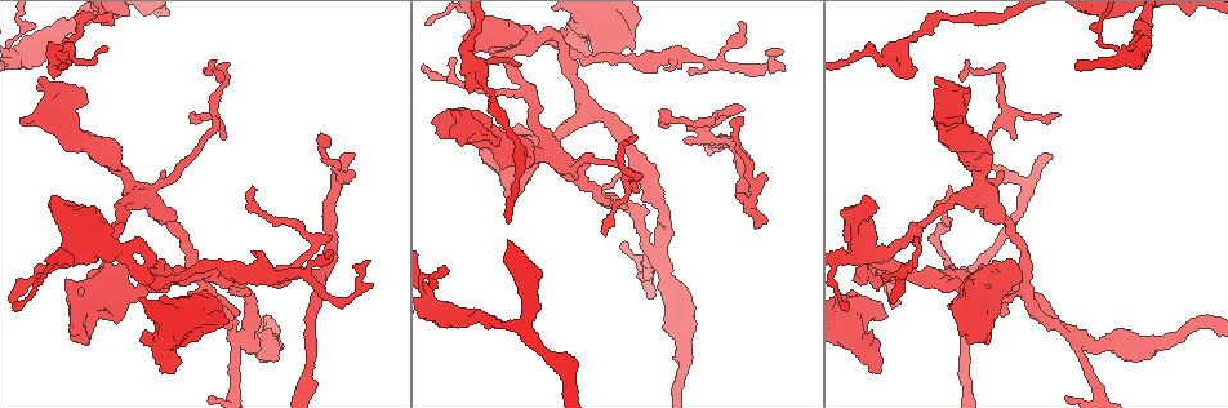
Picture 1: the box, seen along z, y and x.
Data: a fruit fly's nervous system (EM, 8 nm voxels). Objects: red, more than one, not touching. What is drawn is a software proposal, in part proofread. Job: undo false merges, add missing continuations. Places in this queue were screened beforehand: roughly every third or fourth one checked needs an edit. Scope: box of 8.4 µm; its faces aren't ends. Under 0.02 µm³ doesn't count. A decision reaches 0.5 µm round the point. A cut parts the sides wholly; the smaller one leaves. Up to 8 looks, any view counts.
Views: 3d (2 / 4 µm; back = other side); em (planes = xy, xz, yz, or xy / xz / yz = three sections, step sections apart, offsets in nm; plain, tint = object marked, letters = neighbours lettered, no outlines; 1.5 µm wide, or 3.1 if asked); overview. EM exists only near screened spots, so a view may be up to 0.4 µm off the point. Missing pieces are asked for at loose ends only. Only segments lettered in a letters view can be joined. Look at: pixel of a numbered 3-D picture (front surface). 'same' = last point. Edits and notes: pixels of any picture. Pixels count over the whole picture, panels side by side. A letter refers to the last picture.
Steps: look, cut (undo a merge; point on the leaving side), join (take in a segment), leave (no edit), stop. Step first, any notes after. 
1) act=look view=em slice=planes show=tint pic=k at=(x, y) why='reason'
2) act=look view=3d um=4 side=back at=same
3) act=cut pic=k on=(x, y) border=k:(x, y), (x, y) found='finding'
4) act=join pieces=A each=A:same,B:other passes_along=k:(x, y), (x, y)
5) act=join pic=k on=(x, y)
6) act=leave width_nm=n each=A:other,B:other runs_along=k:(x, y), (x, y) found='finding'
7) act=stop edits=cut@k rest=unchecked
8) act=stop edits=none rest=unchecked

act=look view=3d um=4 pic=1 at=(343, 154) why='free end'

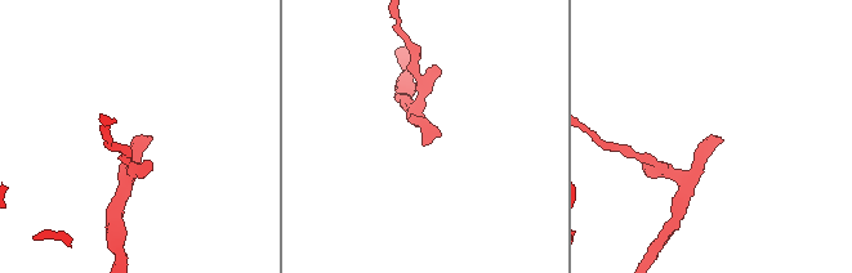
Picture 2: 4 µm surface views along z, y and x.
act=look view=em slice=xy step=8 show=letters pic=2 at=(722, 140) why='need the tissue'

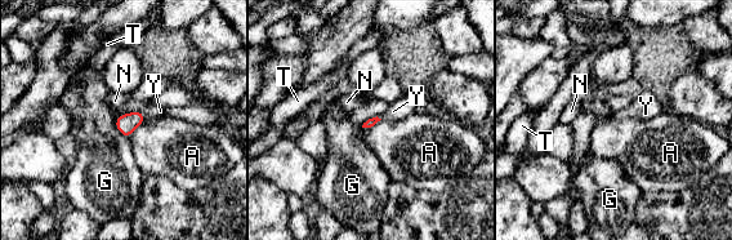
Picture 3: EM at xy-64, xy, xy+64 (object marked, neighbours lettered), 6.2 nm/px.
act=look view=em slice=planes show=letters at=same

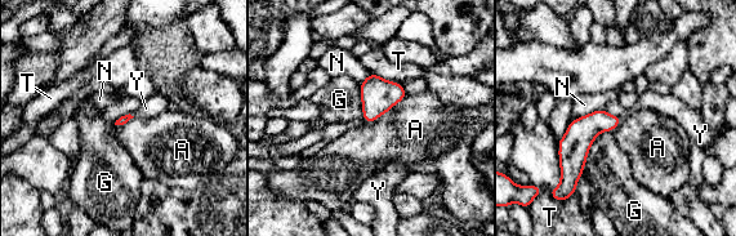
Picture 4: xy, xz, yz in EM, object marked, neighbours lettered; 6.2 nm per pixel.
act=join pieces=Y each=A:other,G:other,N:other,T:other,Y:same found='it goes on there'

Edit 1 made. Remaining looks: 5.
act=look view=3d um=4 pic=1 at=(734, 118) why='free end'

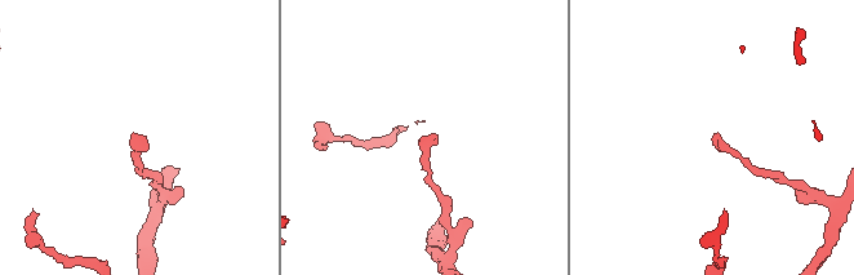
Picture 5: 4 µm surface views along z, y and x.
act=look view=em slice=xz step=4 show=plain pic=5 at=(137, 133) why='shape alone is not enough'

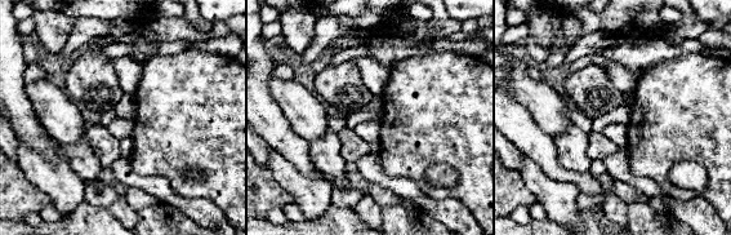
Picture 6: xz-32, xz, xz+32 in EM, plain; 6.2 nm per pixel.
act=look view=em slice=xz step=4 show=letters at=same

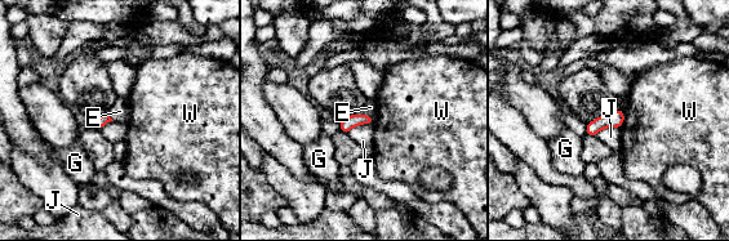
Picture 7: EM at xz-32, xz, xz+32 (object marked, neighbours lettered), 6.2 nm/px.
act=leave longest_contact=J:180nm each=E:other,G:other,J:other,W:other border=7:(359, 112), (374, 117) found='none of them fits'

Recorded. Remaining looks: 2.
act=look view=em slice=planes show=letters pic=1 at=(738, 23) why='an open end'

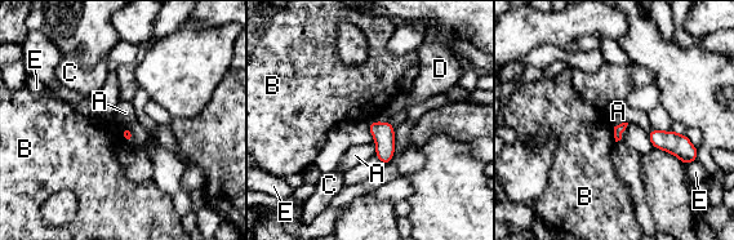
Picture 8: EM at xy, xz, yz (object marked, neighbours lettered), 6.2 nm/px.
act=leave each=A:other,B:other,C:other,D:other,E:other border=8:(627, 121), (614, 127) found='none of them fits'

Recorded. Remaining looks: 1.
act=stop edits=join@4 rest=unchecked

